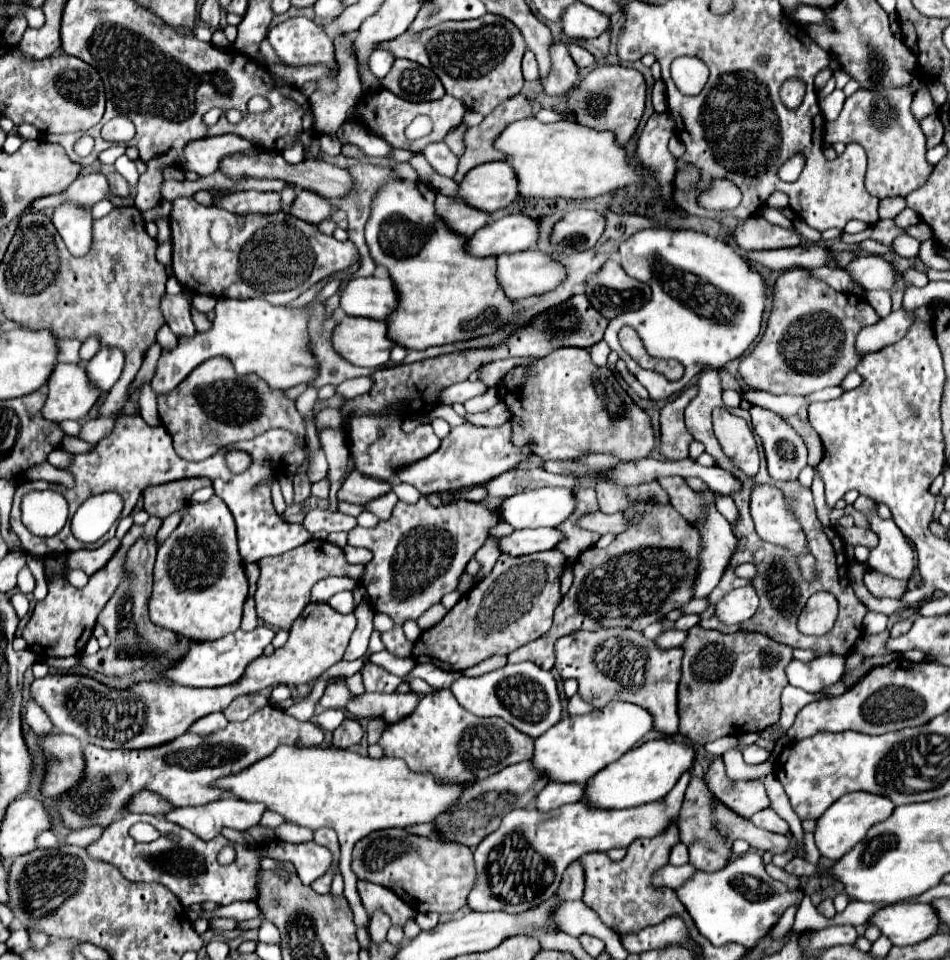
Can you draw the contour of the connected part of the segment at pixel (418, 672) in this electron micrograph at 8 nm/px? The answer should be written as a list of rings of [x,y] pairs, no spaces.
[[[416,663],[416,667],[410,671],[410,675],[424,679],[428,685],[432,685],[436,689],[446,689],[462,673],[450,673],[450,671],[442,671],[438,667],[434,667],[434,665],[420,665],[420,663]]]

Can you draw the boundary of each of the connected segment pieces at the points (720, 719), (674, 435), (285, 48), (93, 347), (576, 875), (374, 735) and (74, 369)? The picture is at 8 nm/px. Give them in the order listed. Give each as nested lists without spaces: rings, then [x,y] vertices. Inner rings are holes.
[[[696,625],[688,631],[682,649],[682,691],[678,687],[680,735],[706,745],[722,735],[758,733],[778,721],[780,693],[788,685],[784,667],[792,659],[790,647],[770,641],[762,633],[738,631],[724,635]]]
[[[688,387],[680,393],[678,399],[666,403],[660,413],[660,453],[668,459],[688,457],[688,445],[692,435],[684,425],[684,409],[696,395],[696,387]]]
[[[292,17],[268,31],[276,55],[292,67],[308,63],[334,63],[334,43],[306,17]]]
[[[88,337],[88,339],[82,343],[80,359],[82,359],[82,361],[88,361],[98,349],[100,349],[100,341],[98,341],[98,337]]]
[[[580,859],[574,861],[574,865],[570,865],[562,877],[562,883],[560,883],[560,889],[558,889],[558,897],[562,901],[568,901],[568,899],[580,899],[582,893],[584,893],[584,869],[582,869],[582,863]]]
[[[370,719],[368,727],[366,727],[368,743],[376,743],[382,737],[382,729],[386,729],[386,723],[382,719]]]
[[[58,363],[48,379],[48,399],[42,407],[42,415],[50,421],[66,421],[66,419],[84,419],[90,407],[100,399],[98,387],[90,385],[90,377],[84,367],[78,363]]]

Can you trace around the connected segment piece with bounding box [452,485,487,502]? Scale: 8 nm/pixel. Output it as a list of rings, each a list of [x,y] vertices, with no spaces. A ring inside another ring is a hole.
[[[481,485],[474,486],[467,492],[455,494],[452,498],[452,502],[458,501],[460,499],[471,500],[479,502],[485,499],[487,496],[486,489]]]

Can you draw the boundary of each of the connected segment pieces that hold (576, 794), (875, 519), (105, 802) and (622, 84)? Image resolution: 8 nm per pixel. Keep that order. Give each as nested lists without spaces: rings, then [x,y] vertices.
[[[552,781],[536,797],[536,807],[542,811],[552,811],[560,805],[582,801],[584,793],[586,793],[584,785],[562,785],[560,781]]]
[[[858,497],[853,507],[868,517],[872,531],[880,537],[878,547],[870,551],[868,567],[894,579],[910,579],[914,571],[914,549],[900,533],[896,523],[892,519],[880,519],[876,513],[872,513],[874,501],[868,497]]]
[[[272,705],[262,707],[258,713],[248,717],[242,723],[228,723],[226,729],[198,737],[198,733],[186,733],[162,747],[154,749],[100,749],[96,745],[84,747],[86,757],[86,777],[72,793],[60,797],[58,813],[64,819],[64,825],[70,829],[80,829],[88,825],[110,825],[128,799],[140,789],[154,791],[170,801],[174,807],[188,805],[206,805],[226,795],[224,789],[214,789],[218,777],[228,777],[248,769],[254,761],[274,753],[278,745],[302,745],[318,747],[324,741],[324,733],[314,723],[298,721],[286,715],[282,709]]]
[[[622,65],[596,67],[592,73],[586,75],[580,87],[568,93],[568,111],[580,125],[586,125],[596,131],[614,131],[618,143],[622,145],[626,145],[634,137],[636,127],[642,119],[645,102],[646,83],[642,73]]]

